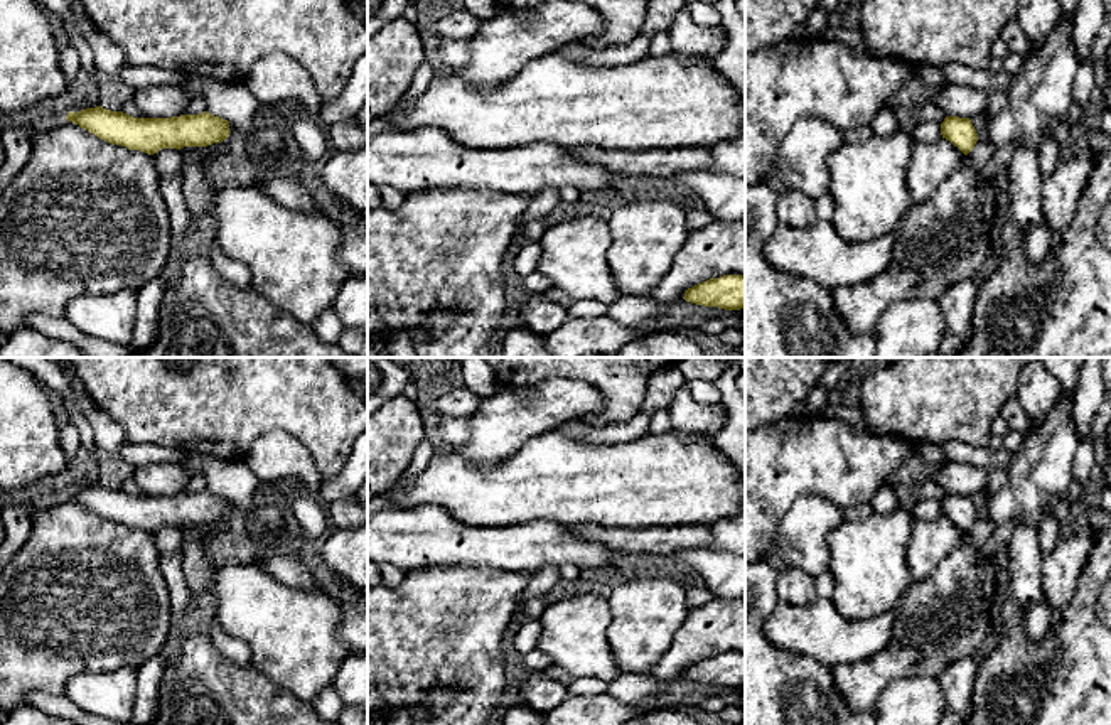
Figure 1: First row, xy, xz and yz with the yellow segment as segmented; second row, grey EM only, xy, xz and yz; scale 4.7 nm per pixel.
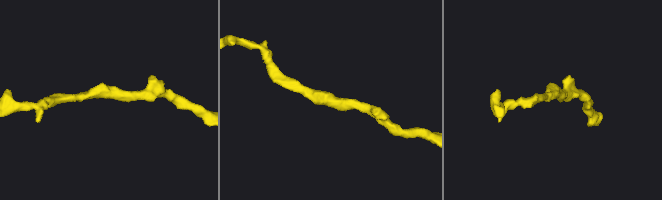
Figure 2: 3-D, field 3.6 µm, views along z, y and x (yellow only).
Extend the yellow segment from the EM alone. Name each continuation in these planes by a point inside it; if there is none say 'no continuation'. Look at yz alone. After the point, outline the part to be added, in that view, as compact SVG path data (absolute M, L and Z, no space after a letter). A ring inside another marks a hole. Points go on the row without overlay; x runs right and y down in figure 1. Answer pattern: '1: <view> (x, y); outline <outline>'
no continuation

